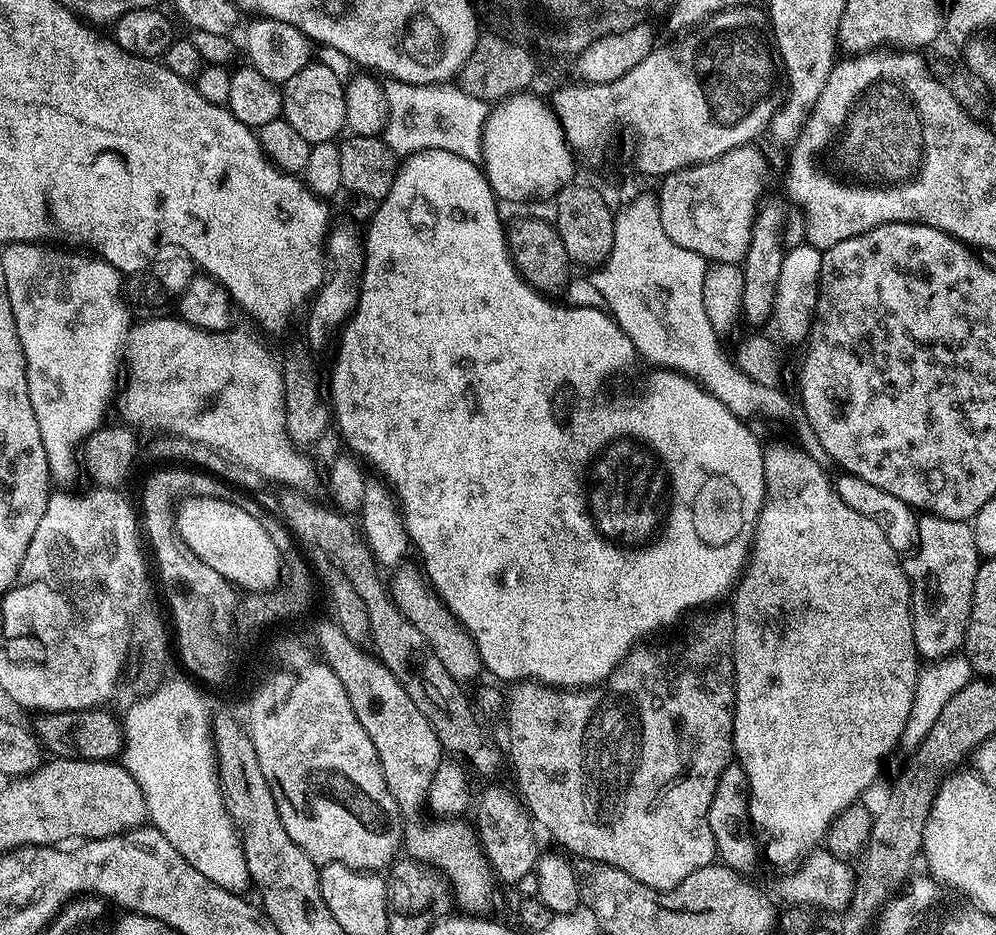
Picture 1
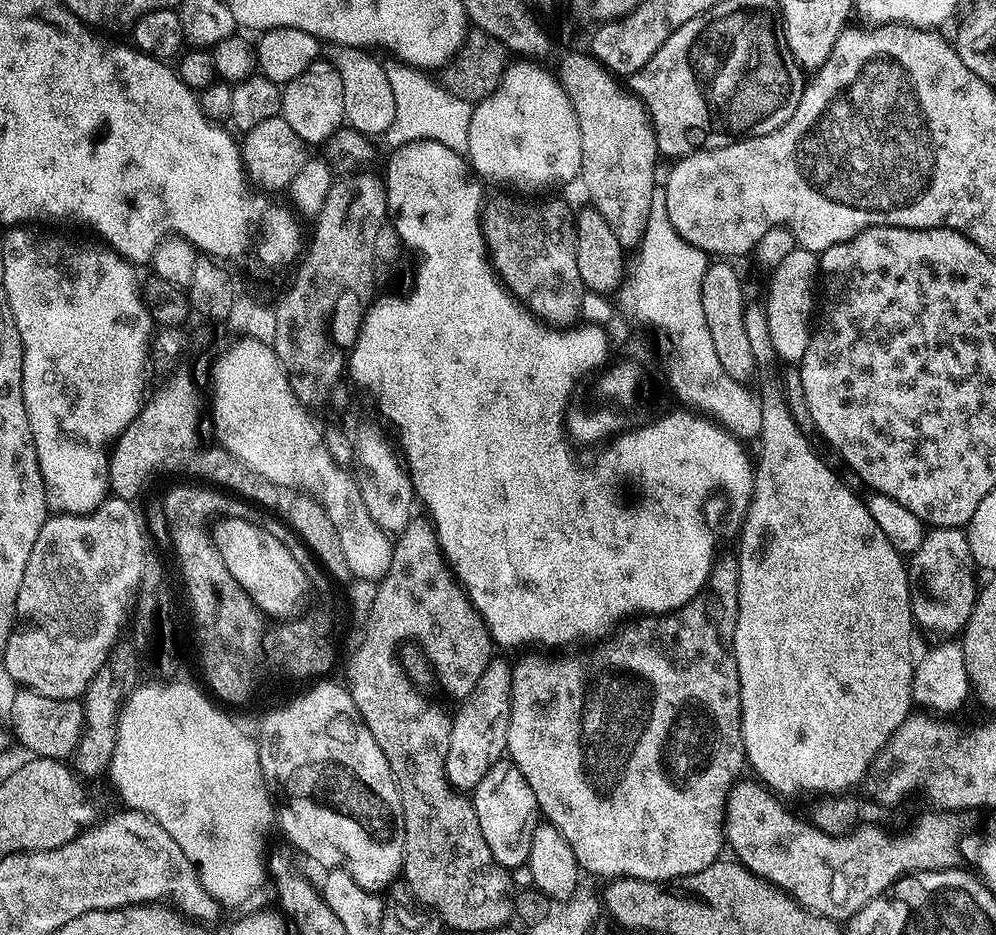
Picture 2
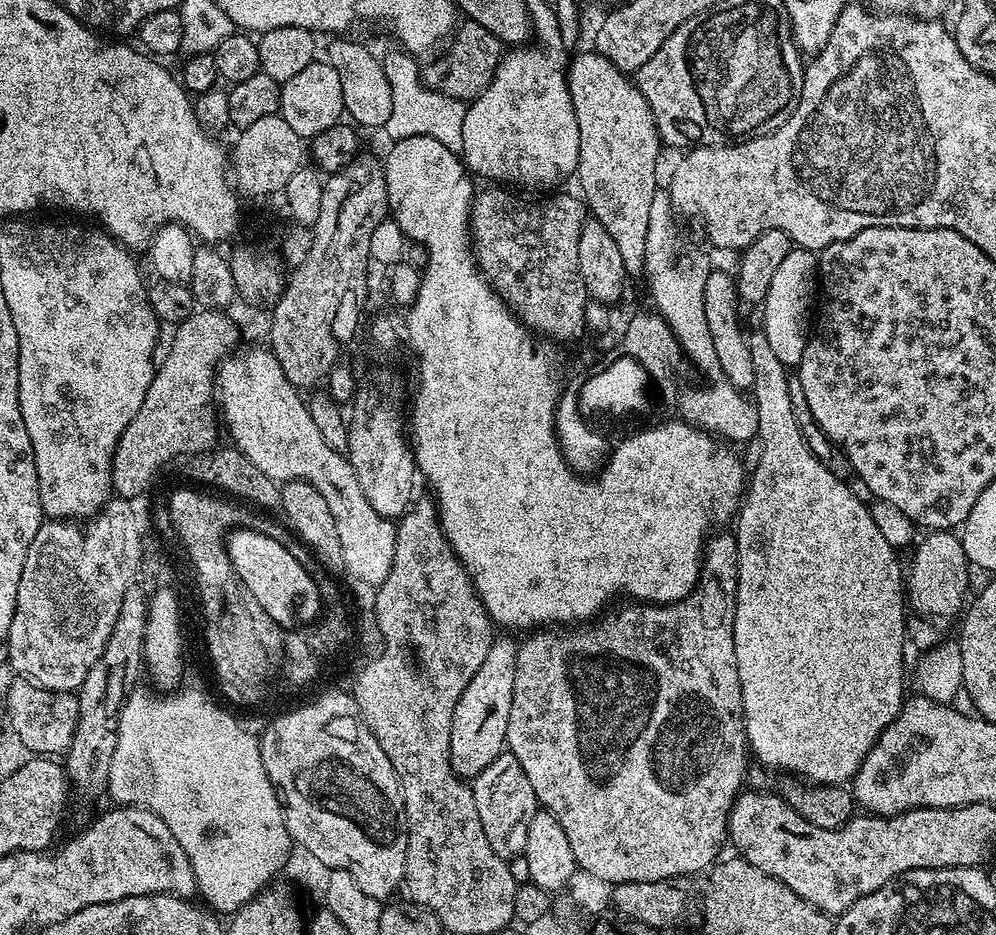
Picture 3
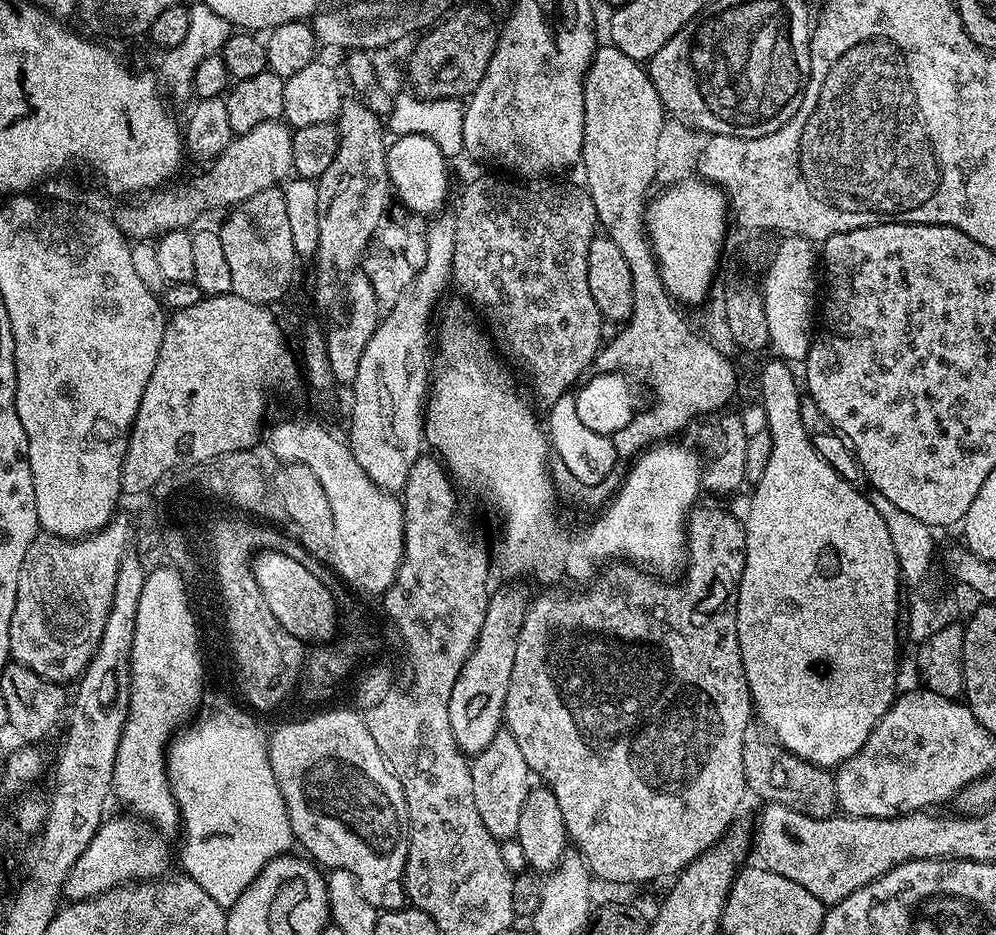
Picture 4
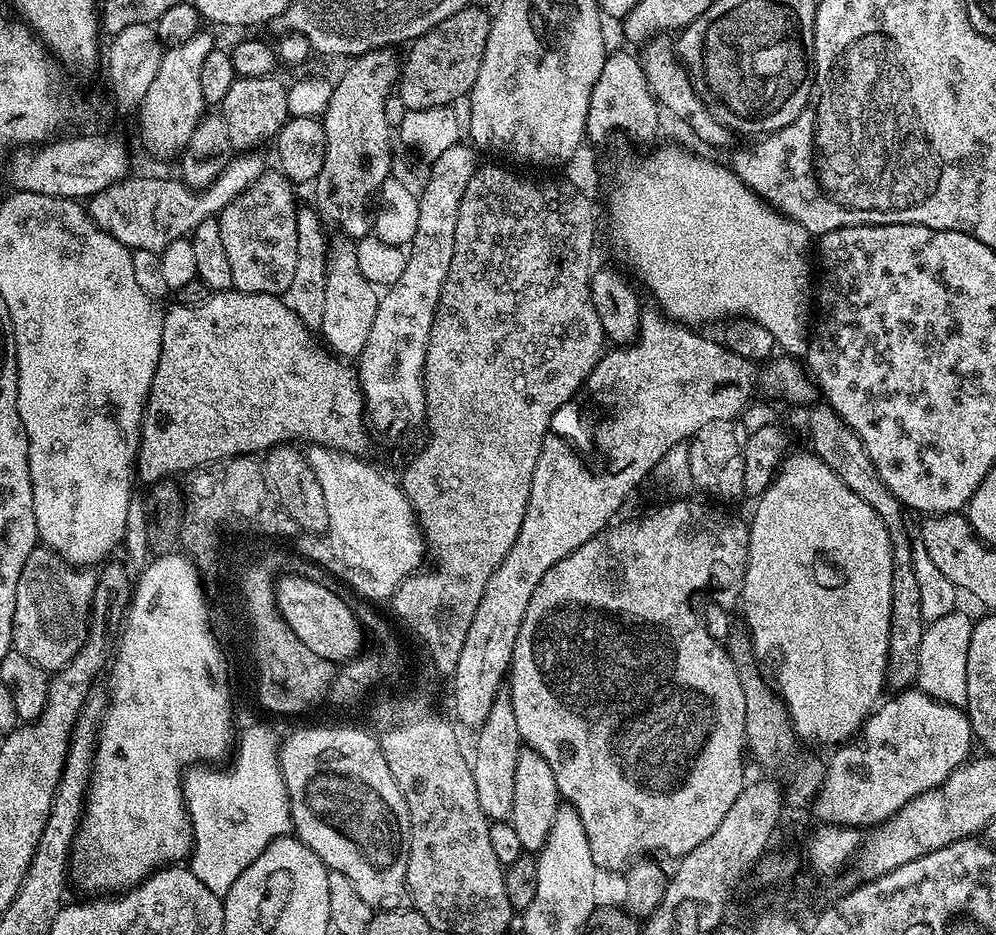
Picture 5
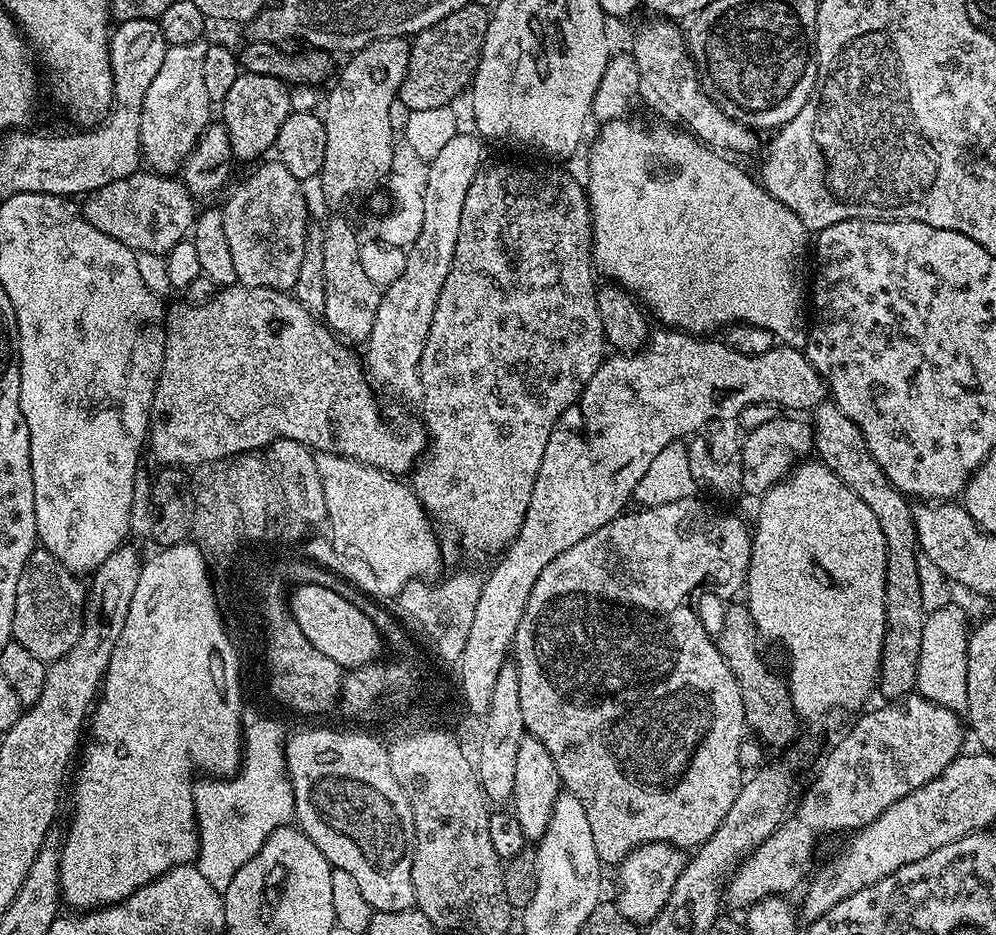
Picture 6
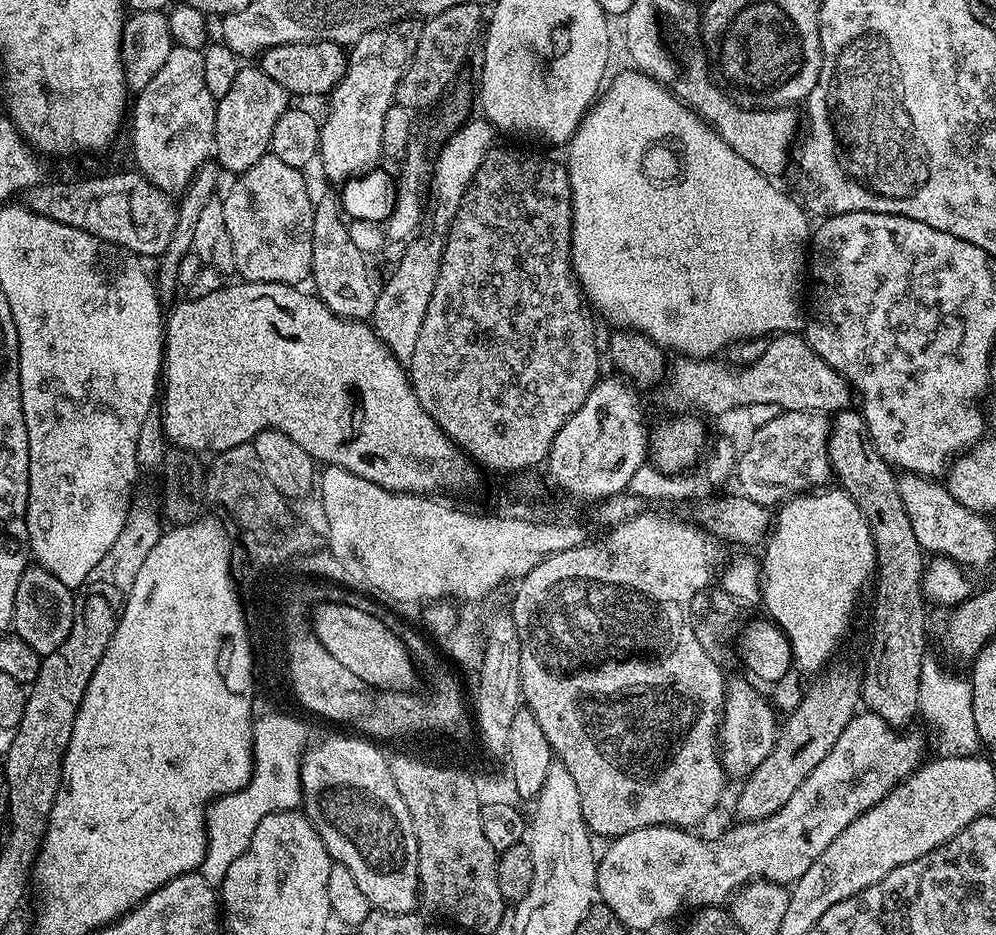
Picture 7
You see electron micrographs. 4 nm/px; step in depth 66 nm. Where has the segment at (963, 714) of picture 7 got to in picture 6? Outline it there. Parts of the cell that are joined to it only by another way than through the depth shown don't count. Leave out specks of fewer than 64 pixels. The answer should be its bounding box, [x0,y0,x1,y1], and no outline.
[915,604,970,714]

